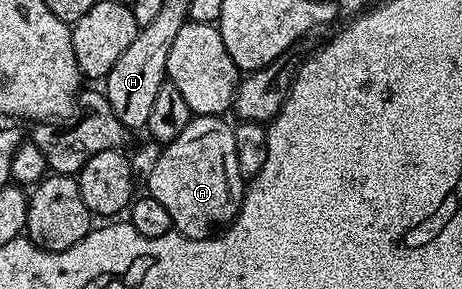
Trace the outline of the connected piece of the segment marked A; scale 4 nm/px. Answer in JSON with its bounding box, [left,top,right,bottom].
[146,115,246,237]

